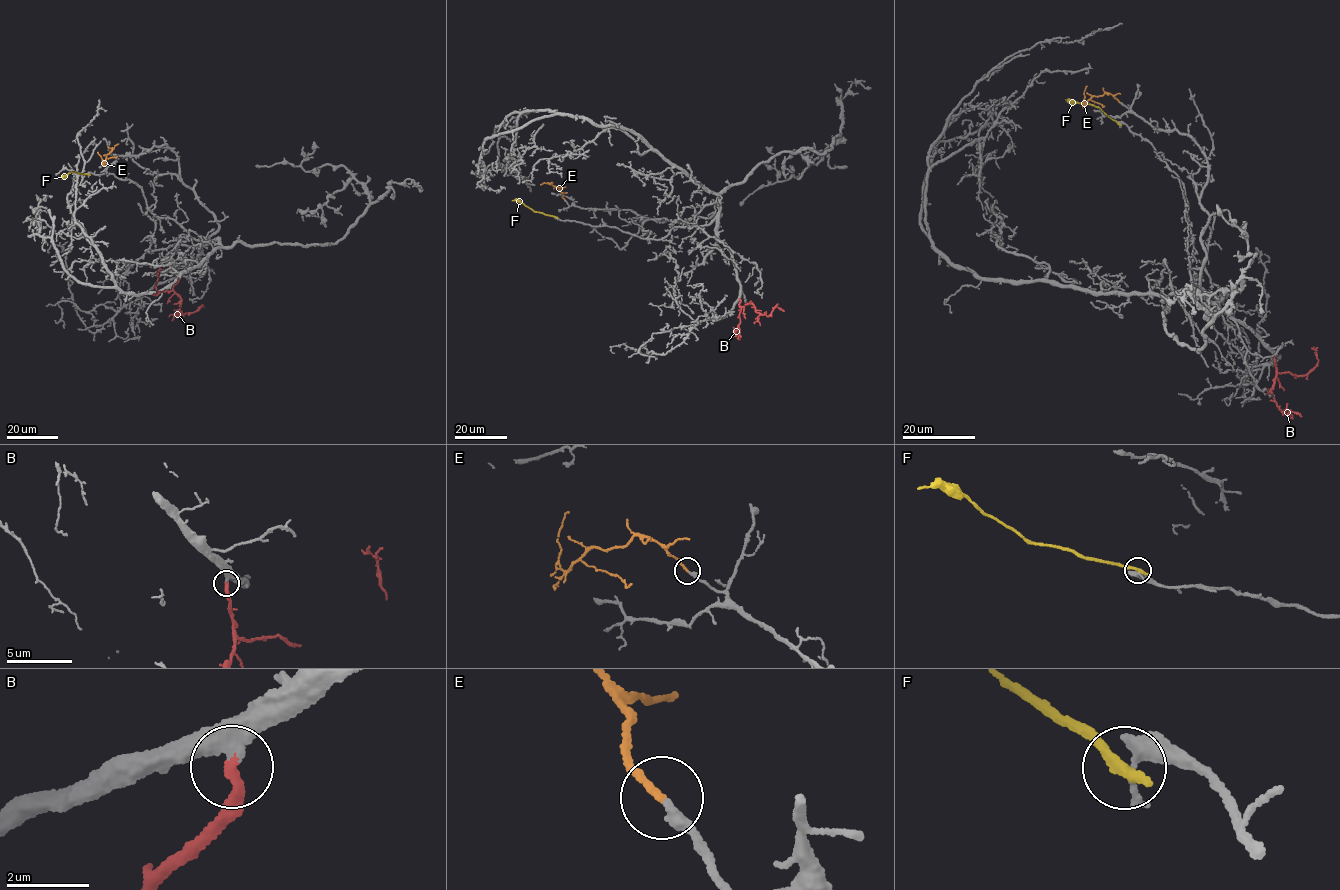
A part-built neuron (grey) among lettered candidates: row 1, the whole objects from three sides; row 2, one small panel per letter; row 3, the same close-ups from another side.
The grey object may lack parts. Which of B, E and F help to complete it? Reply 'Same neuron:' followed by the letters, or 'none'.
Same neuron: B, E

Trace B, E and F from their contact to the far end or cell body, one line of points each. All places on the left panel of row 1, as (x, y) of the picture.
B: (178, 279), (173, 286), (181, 300), (177, 313), (192, 313), (203, 307)
E: (110, 152), (103, 162), (98, 152)
F: (89, 174), (73, 172), (58, 178)

